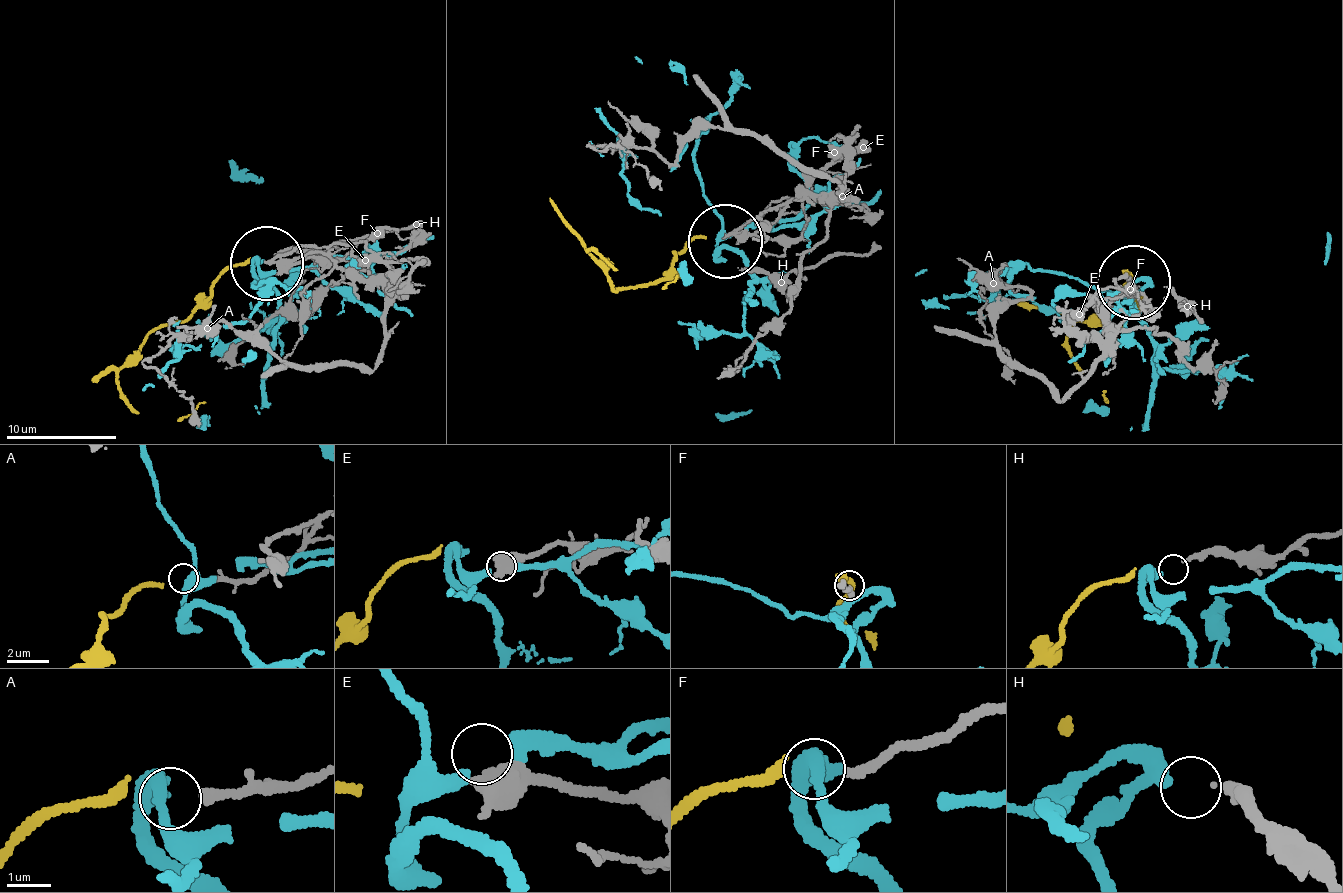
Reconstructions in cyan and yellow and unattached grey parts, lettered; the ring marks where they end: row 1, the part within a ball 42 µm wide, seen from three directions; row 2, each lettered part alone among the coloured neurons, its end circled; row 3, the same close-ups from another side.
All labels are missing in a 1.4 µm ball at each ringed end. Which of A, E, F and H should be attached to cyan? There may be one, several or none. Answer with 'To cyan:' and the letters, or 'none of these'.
To cyan: H

